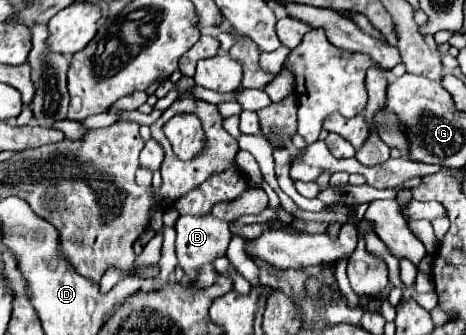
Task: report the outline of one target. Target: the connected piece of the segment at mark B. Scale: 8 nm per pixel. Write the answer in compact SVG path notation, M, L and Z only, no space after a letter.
M183 215L177 219L175 229L177 259L191 281L197 279L201 265L213 263L217 257L225 255L232 236L228 223L213 215Z

